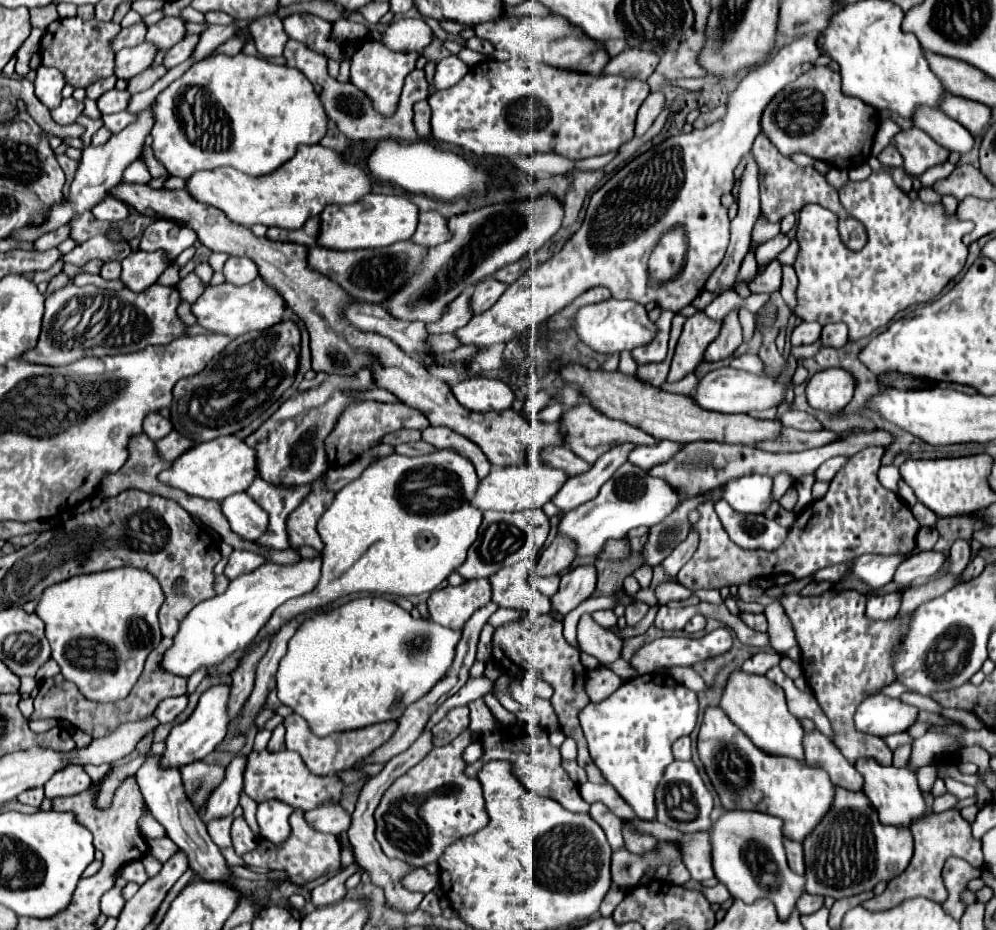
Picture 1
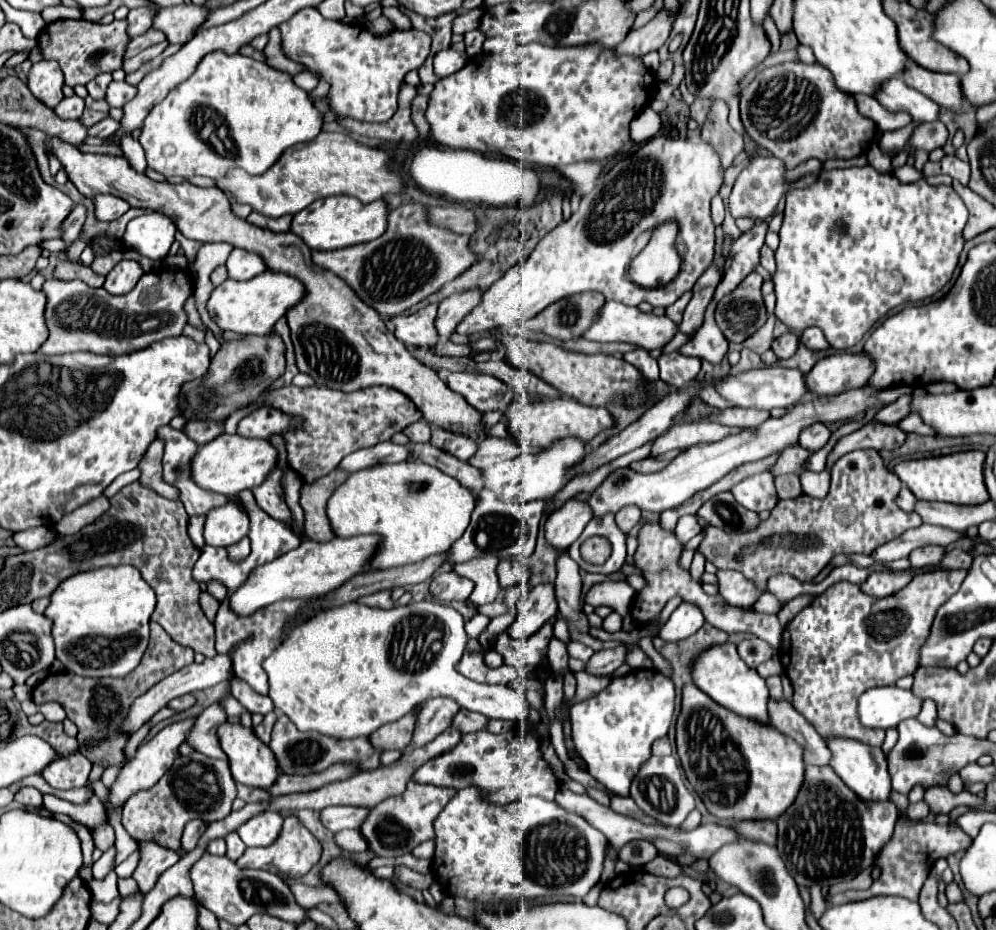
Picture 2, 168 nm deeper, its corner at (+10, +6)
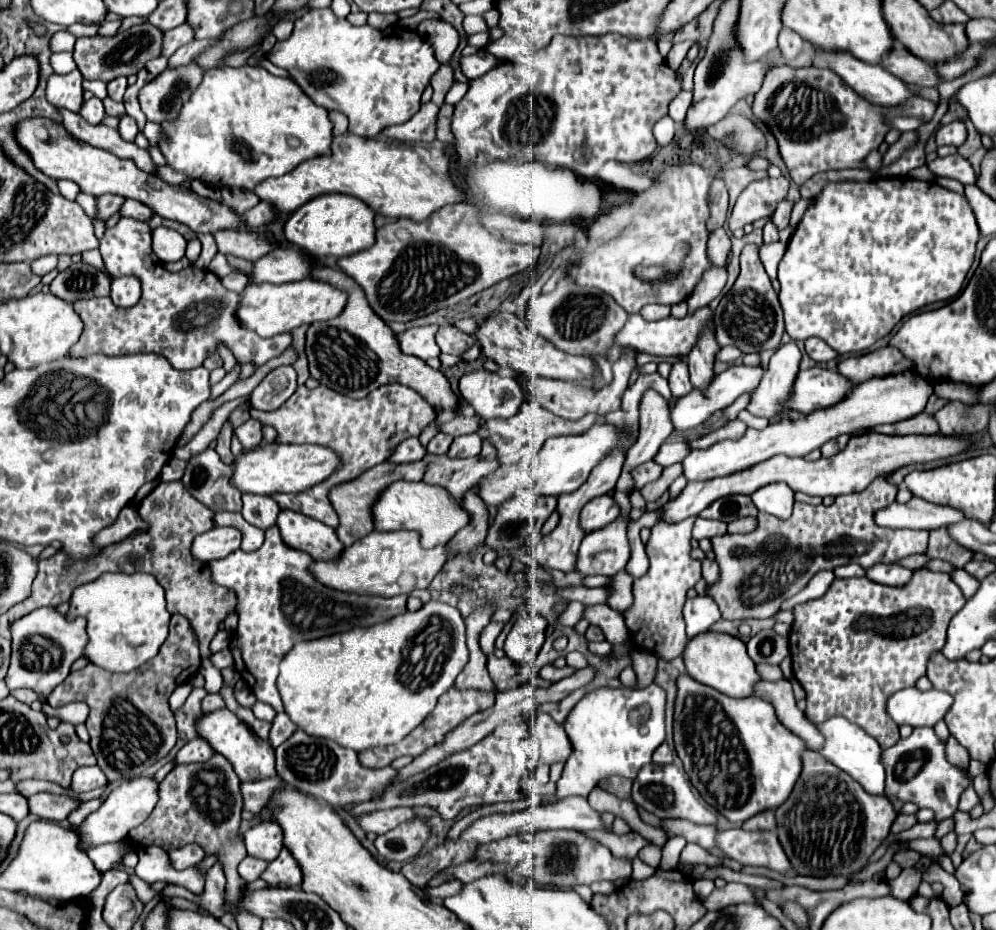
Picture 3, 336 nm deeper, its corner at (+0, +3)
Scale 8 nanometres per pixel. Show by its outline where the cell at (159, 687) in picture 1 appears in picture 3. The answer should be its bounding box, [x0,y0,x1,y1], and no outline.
[47,614,201,784]

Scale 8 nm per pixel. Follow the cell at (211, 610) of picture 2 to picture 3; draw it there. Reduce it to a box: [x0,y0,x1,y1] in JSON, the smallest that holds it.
[210,630,229,654]

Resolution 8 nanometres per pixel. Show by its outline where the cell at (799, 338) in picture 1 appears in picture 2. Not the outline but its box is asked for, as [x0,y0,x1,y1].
[771,331,799,359]

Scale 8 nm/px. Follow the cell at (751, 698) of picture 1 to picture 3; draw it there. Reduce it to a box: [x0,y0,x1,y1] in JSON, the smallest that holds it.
[683,632,761,698]

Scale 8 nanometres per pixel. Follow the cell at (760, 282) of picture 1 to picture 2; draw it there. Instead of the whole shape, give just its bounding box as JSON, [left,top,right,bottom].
[715,271,767,343]

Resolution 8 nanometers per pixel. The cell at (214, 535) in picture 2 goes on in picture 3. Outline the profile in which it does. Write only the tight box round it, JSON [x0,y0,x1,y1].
[191,526,243,562]

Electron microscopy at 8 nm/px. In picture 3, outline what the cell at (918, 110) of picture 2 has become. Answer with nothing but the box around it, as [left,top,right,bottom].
[815,50,919,108]

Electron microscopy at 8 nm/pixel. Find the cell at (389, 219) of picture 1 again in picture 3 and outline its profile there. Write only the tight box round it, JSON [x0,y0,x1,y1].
[283,194,375,258]

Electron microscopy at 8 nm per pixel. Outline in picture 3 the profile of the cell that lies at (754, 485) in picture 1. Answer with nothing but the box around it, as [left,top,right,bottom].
[751,482,793,518]

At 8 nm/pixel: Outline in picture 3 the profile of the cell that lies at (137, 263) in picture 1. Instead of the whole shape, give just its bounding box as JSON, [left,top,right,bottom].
[111,276,141,308]

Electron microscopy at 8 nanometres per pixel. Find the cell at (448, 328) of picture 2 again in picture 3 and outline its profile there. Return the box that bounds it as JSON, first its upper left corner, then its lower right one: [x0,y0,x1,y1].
[437,324,475,356]

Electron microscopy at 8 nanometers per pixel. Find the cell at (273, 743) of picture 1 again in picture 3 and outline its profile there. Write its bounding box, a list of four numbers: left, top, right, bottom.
[269,712,297,748]

